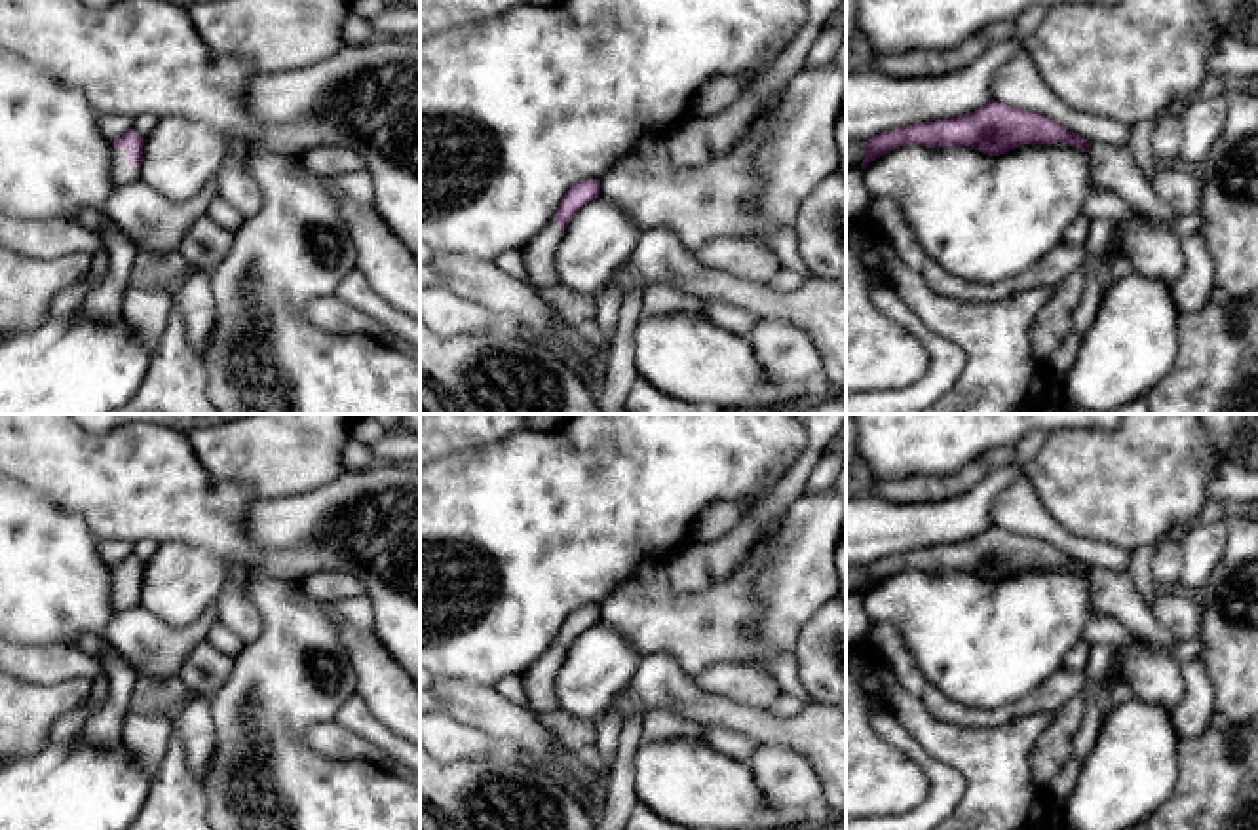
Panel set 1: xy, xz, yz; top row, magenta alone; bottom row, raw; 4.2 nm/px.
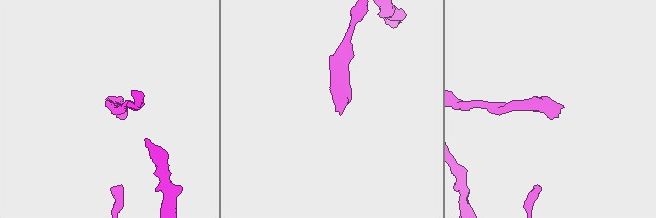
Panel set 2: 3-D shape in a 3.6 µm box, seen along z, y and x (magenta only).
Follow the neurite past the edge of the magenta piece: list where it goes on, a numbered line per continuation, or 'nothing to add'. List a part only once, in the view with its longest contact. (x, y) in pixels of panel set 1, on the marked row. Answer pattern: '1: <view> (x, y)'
1: xy (122, 173)

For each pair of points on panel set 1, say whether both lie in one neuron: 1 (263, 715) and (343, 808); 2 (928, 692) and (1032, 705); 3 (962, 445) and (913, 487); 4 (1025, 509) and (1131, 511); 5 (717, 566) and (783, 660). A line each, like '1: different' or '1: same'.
1: same
2: same
3: different
4: different
5: different

